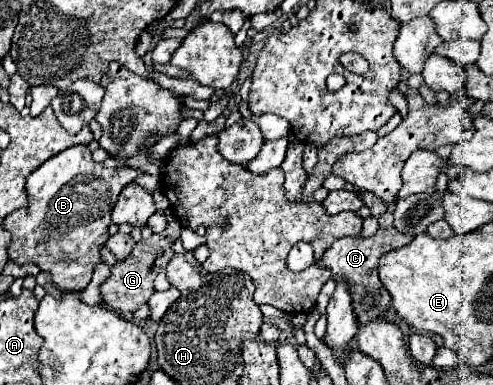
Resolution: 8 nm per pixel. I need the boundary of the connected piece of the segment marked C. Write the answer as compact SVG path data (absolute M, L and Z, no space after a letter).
M378 228L378 232L374 236L368 236L368 238L364 238L362 234L346 236L346 238L336 240L330 246L330 250L326 250L326 256L320 260L320 264L332 270L334 280L342 280L350 288L352 308L354 308L360 324L386 316L386 310L390 308L390 294L386 292L386 288L382 286L380 278L378 278L378 258L384 252L402 248L410 242L412 242L410 234L402 234L396 228Z

